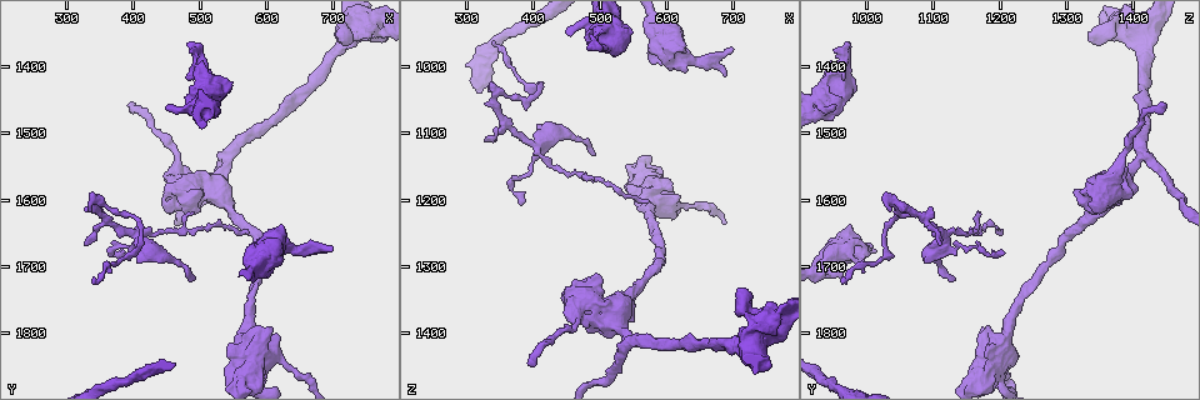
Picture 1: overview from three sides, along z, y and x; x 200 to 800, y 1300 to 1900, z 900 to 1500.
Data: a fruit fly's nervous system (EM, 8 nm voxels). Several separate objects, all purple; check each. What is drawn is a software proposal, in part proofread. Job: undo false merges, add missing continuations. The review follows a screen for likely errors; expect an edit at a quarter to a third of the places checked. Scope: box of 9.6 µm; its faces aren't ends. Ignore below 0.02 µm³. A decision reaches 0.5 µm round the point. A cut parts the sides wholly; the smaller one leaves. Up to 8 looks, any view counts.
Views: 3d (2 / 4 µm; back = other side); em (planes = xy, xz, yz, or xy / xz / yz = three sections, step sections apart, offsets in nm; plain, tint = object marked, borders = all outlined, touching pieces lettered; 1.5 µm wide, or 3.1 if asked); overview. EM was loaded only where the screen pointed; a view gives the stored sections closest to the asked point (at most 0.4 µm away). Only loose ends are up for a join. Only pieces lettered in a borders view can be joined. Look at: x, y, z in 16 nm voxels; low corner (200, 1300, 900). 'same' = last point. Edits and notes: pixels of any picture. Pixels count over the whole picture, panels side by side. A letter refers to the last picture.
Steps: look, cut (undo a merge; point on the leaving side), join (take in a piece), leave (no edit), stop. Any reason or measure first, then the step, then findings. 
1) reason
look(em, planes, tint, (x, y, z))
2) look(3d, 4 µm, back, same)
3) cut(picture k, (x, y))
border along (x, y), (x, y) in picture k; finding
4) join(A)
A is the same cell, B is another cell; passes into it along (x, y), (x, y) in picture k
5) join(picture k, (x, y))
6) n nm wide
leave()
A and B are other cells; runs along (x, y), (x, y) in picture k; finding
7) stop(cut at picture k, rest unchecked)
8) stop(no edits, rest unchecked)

an open end
look(3d, 2 µm, (340, 1725, 960))

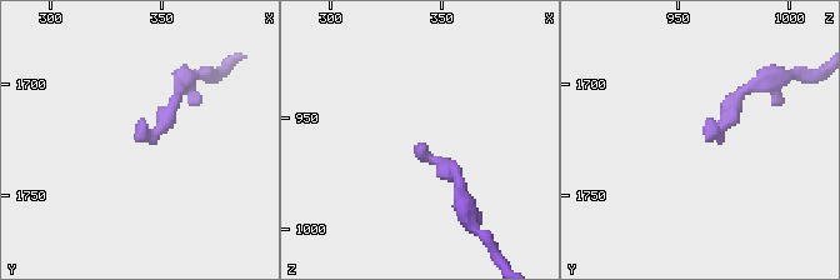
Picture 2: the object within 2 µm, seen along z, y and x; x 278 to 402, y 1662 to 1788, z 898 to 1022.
now the EM
look(em, yz, step 8, borders, (339, 1724, 962))

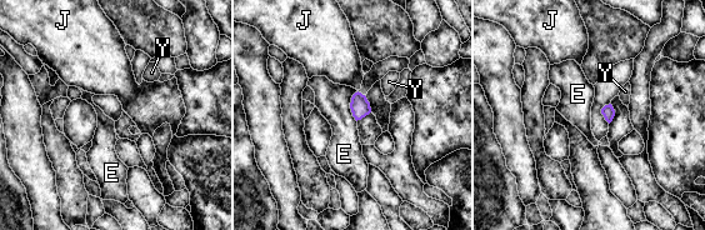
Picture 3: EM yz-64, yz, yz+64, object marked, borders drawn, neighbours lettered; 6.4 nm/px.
leave()
E, J and Y are other cells; border along (355, 91), (350, 111), (356, 121) in picture 3; none of them fits

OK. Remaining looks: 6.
sharp bend
look(3d, 2 µm, back, (415, 1645, 1035))

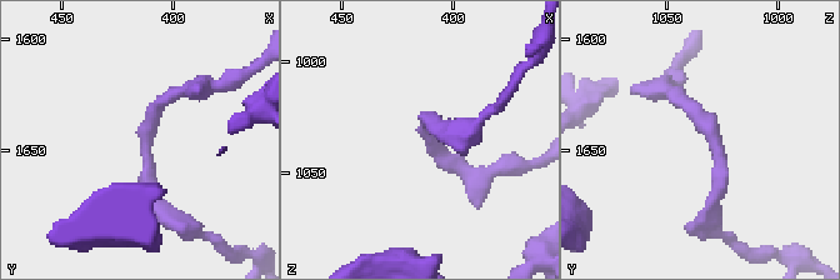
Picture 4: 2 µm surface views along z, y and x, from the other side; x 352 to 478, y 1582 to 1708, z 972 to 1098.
look(em, planes, plain, (411, 1643, 1030))

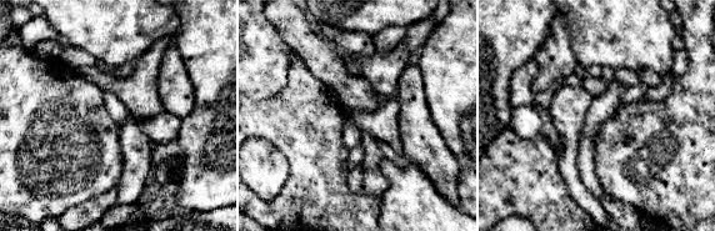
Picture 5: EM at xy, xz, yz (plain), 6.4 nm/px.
see the neighbours
look(em, planes, borders, same)

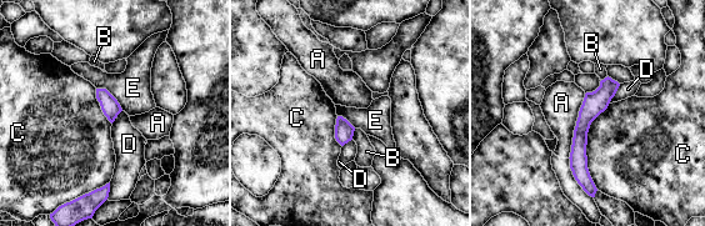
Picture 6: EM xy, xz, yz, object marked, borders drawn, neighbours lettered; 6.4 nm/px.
leave()
A, B, C, D and E are other cells; border along (609, 103), (588, 132), (596, 189) in picture 6; continuous, no second cell

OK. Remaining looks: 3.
look(3d, 4 µm, (655, 1670, 990))

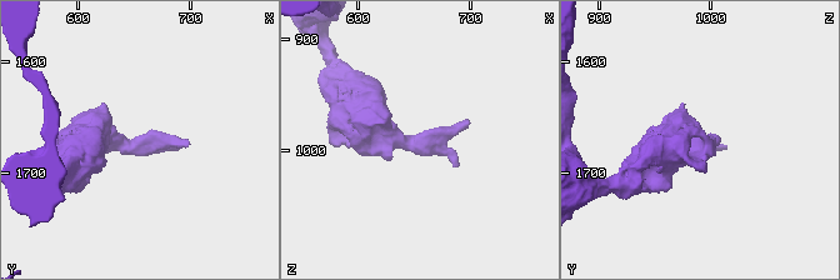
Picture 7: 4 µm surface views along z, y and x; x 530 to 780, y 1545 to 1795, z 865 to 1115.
look(em, xy, step 4, borders, (658, 1672, 990))

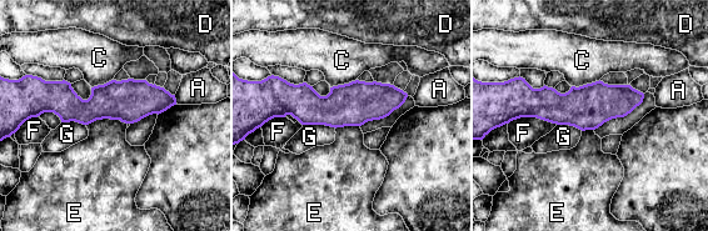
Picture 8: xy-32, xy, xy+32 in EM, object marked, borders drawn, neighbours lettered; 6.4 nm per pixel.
280 nm wide
leave()
A, C, D, E, F and G are other cells; runs along (36, 93), (68, 105), (173, 101) in picture 8; continuous, no second cell

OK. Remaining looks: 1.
stop(no edits, rest unchecked)

